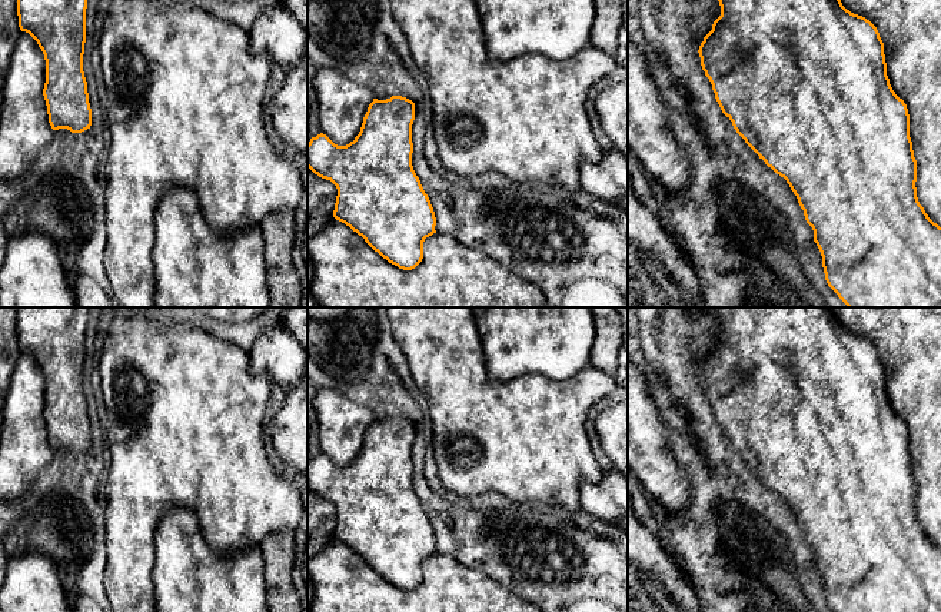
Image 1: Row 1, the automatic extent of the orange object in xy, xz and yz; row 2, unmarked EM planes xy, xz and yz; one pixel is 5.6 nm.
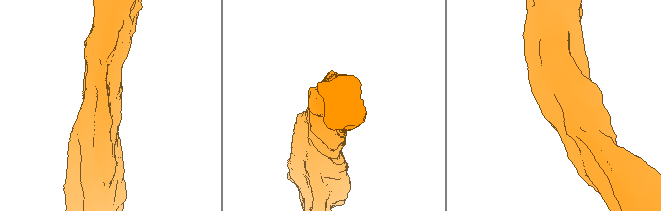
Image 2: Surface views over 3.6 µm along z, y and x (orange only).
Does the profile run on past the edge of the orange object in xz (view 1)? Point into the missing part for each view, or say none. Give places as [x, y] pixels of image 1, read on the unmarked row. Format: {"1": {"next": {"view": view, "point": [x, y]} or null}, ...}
{"1": {"next": null}}

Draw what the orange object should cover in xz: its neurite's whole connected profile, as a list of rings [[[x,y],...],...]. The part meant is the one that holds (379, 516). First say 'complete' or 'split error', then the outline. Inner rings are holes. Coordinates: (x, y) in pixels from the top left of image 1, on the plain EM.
complete; [[[392,416],[390,419],[386,419],[386,420],[373,419],[373,422],[369,425],[368,432],[363,438],[360,452],[355,458],[353,462],[350,462],[346,466],[338,466],[326,455],[320,453],[316,458],[312,458],[310,462],[307,463],[307,488],[319,498],[330,500],[338,509],[333,538],[336,541],[345,543],[346,546],[349,546],[359,556],[362,556],[365,559],[365,562],[375,572],[378,572],[383,579],[386,579],[389,583],[395,585],[403,591],[412,591],[422,582],[423,562],[426,558],[436,553],[436,551],[435,551],[436,538],[435,538],[433,528],[412,486],[412,473],[413,473],[412,445],[413,445],[413,440],[415,440],[415,423],[412,420],[402,418],[402,416]]]

